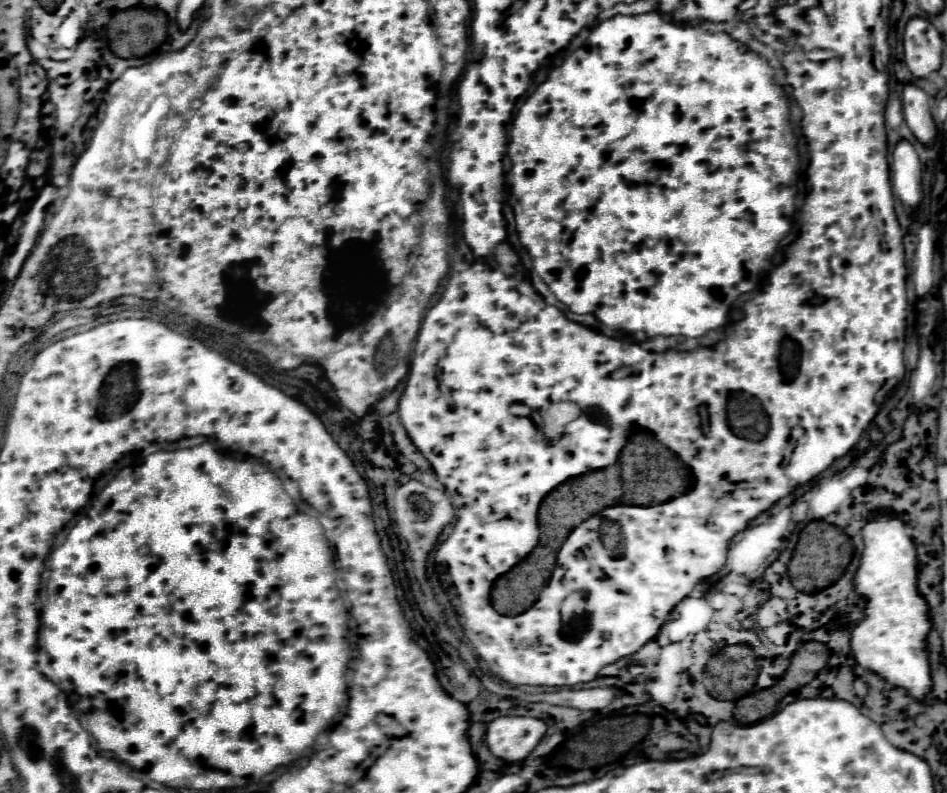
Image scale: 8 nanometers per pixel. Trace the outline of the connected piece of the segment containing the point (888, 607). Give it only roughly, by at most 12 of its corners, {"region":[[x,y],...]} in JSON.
{"region":[[891,514],[863,528],[855,592],[867,618],[855,660],[907,688],[931,690],[907,526]]}

